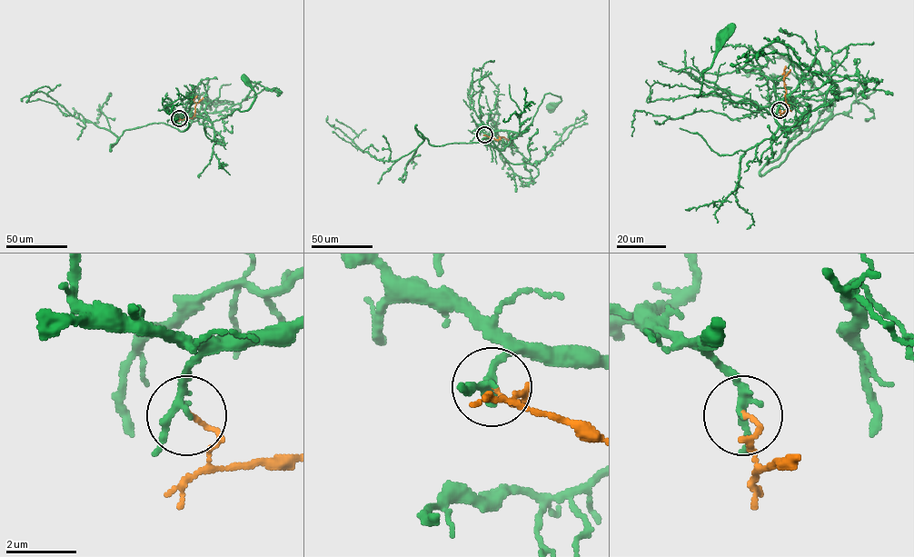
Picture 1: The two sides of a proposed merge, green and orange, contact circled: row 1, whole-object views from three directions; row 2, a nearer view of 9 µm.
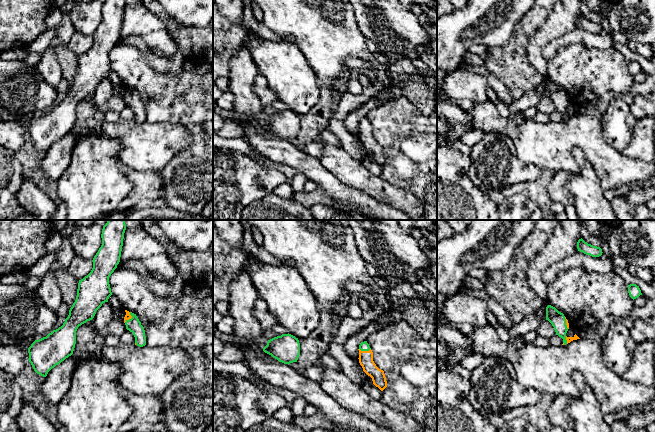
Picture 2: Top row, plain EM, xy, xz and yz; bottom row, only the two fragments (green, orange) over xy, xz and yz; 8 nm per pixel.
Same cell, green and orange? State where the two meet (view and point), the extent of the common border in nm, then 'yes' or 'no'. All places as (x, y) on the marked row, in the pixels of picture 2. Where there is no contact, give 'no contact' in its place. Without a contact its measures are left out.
contact xz (365, 350); length 100 nm; no

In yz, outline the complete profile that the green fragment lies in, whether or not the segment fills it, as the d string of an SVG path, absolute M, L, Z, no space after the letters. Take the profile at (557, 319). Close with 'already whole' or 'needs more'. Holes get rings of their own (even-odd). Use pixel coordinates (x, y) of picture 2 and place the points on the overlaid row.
M548 305L546 307L546 320L552 324L556 335L561 337L563 339L564 345L566 345L566 333L568 331L568 328L564 314L559 312L555 307Z; already whole

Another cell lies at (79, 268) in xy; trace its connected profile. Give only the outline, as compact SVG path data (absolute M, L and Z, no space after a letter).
M76 255L72 260L68 273L78 281L87 276L93 268L93 262Z

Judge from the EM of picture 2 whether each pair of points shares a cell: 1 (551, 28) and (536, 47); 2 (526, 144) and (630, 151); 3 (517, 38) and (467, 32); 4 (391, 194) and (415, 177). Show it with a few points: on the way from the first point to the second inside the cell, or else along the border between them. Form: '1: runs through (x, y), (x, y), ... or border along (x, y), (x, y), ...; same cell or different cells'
1: runs through (546, 33), (537, 42); same cell
2: border along (621, 152), (627, 156), (640, 158), (644, 161); different cells
3: border along (522, 17), (505, 44), (490, 48); different cells
4: border along (391, 183), (407, 188), (420, 201); different cells

